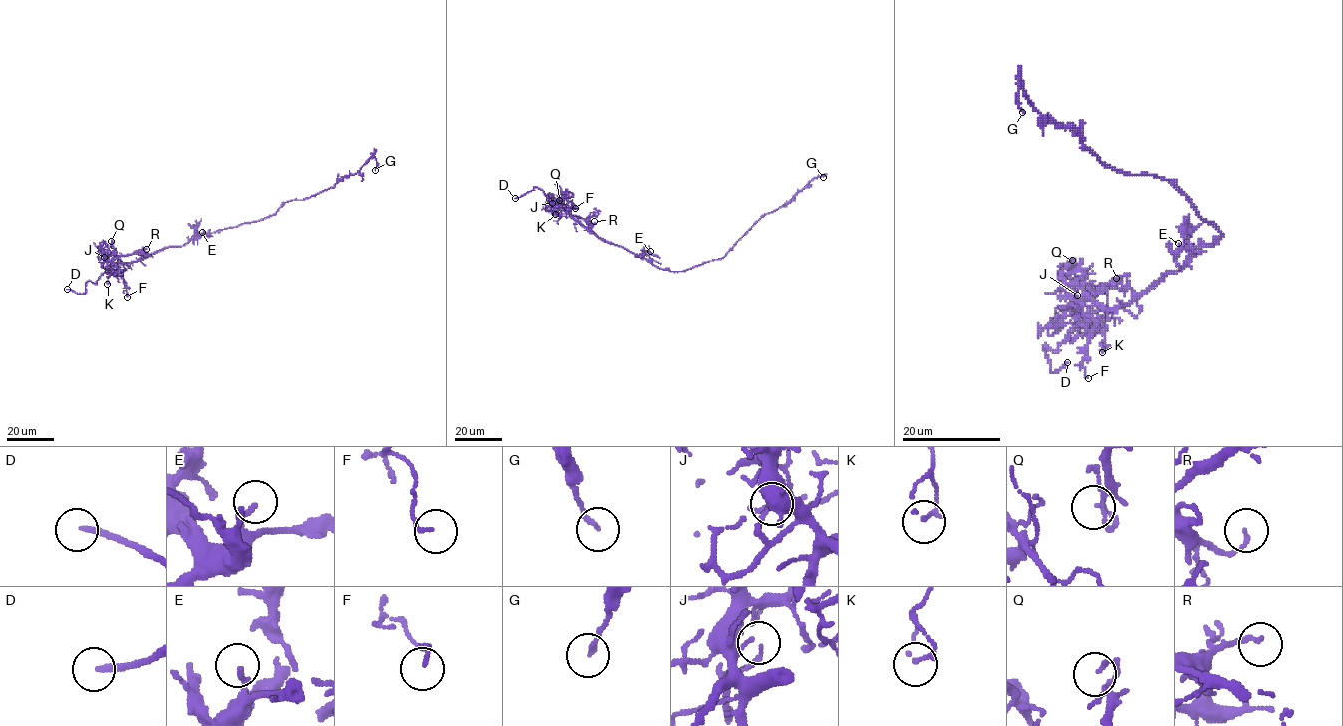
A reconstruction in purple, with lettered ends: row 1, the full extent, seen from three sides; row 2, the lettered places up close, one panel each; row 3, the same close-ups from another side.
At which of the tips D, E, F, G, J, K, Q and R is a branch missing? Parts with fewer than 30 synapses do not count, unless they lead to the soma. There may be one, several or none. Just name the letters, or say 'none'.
D

